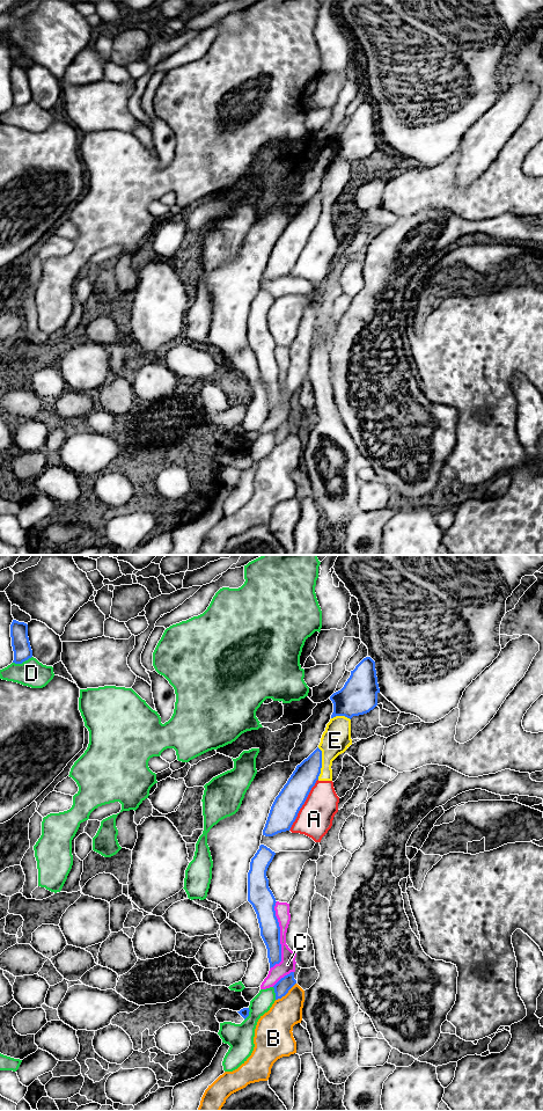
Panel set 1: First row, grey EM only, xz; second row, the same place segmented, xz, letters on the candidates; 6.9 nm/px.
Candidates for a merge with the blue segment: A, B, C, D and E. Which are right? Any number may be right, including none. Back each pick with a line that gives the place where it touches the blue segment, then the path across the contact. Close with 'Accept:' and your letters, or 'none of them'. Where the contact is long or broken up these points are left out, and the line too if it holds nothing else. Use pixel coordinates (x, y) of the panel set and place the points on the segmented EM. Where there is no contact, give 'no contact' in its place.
Accept: none of them

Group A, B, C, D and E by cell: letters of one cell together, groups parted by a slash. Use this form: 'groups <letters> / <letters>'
groups A C E / B / D

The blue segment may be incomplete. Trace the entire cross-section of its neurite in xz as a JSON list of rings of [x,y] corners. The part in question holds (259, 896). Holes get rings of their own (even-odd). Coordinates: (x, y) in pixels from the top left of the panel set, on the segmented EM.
[[[261,845],[251,858],[248,872],[248,901],[257,914],[261,936],[267,949],[270,969],[281,962],[280,927],[274,911],[277,901],[266,877],[274,855],[274,851]]]

